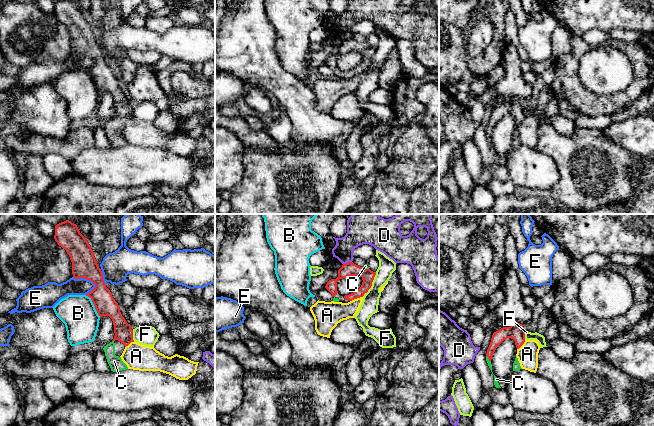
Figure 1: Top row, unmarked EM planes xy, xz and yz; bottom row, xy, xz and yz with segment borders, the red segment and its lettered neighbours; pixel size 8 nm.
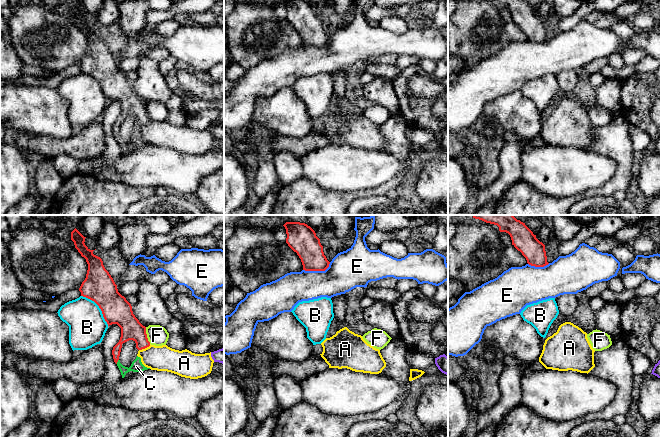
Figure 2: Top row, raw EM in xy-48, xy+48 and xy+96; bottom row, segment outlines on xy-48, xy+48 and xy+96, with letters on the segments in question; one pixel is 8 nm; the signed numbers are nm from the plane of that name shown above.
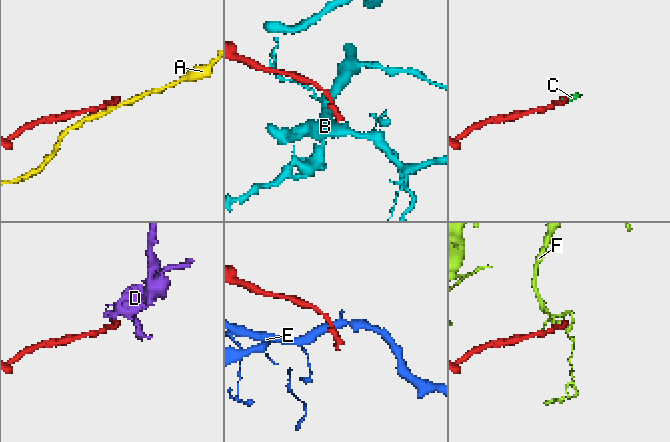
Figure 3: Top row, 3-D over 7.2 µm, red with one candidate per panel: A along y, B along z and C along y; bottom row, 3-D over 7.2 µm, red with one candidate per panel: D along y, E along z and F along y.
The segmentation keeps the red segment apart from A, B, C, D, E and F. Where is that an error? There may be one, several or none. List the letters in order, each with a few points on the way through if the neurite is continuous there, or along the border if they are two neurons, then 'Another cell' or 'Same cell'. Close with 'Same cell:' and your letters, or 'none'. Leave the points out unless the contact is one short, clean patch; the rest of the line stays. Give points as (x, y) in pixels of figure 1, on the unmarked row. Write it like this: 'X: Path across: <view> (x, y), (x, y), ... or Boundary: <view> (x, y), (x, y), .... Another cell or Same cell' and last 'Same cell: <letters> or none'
A: Boundary: xz (365, 68), (362, 72), (350, 77). Another cell
B: Boundary: xy (85, 71), (90, 74), (100, 93). Another cell
C: Same cell
D: Boundary: xz (351, 37), (343, 40). Another cell
E: Boundary: xy (73, 52), (75, 54), (89, 55), (95, 63). Another cell
F: Another cell
Same cell: C

